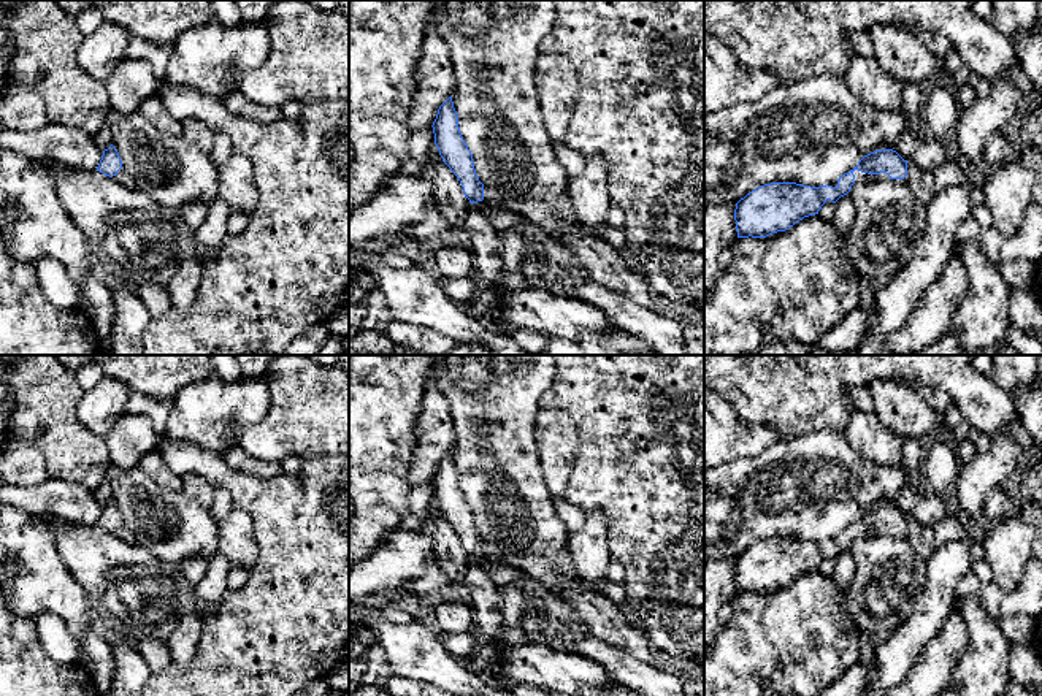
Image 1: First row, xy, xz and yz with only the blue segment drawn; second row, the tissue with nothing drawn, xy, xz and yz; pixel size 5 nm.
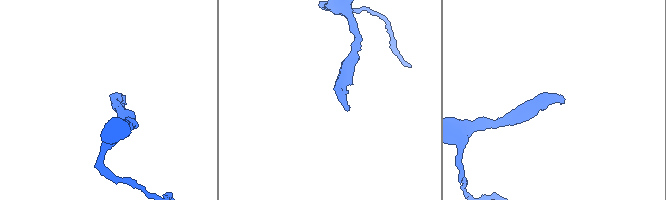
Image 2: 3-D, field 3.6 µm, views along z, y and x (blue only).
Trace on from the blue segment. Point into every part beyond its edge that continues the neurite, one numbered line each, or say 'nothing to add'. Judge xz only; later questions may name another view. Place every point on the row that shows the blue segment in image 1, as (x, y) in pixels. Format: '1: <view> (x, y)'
1: xz (559, 257)

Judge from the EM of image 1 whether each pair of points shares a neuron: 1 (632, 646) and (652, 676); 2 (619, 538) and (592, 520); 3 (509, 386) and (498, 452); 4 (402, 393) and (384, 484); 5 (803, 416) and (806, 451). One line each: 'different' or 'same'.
1: different
2: different
3: same
4: same
5: different

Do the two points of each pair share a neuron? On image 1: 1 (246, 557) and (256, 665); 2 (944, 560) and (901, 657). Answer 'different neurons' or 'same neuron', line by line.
1: different neurons
2: same neuron

